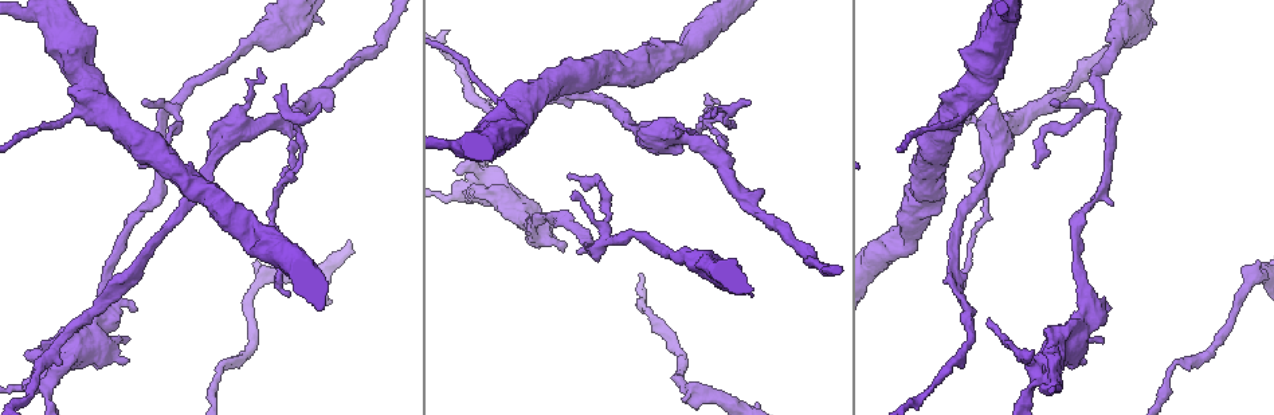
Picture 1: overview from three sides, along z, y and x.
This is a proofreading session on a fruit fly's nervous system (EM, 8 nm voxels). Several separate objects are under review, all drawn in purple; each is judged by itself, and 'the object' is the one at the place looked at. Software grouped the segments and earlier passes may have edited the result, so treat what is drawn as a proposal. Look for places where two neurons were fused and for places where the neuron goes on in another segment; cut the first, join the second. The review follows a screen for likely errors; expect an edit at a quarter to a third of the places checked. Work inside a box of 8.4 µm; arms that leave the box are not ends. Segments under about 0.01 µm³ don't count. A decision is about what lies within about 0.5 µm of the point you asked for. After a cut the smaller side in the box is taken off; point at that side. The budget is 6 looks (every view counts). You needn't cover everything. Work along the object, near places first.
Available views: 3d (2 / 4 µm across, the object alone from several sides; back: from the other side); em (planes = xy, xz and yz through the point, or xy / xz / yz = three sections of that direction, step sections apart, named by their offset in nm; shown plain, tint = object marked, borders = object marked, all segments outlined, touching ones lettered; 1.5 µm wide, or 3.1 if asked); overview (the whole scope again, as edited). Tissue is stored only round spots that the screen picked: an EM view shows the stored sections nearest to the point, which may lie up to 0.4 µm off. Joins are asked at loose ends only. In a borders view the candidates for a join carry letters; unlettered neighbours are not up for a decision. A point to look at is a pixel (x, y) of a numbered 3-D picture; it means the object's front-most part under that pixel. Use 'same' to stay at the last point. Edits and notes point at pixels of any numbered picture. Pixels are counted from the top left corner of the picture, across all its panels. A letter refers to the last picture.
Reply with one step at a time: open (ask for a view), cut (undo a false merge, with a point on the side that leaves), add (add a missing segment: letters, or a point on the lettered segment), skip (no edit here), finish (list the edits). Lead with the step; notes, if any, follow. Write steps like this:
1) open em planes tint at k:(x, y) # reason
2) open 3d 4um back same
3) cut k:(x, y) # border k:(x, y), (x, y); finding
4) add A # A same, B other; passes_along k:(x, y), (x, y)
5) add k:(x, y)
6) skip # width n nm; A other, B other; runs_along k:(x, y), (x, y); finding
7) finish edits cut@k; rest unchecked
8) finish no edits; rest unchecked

open 3d 2um at 1:(691, 131) # branch stops here

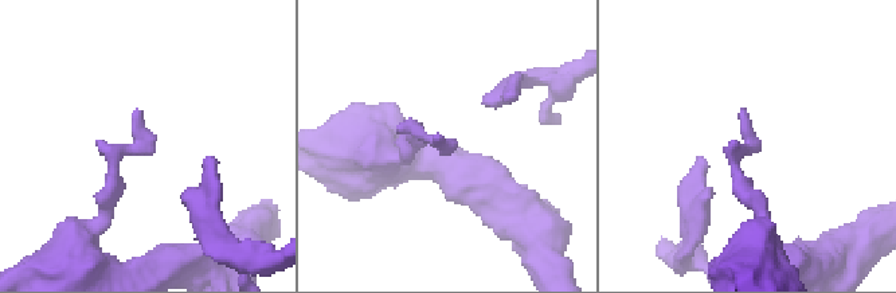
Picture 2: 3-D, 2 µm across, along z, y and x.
open em xz step 4 borders at 2:(748, 114) # need the tissue

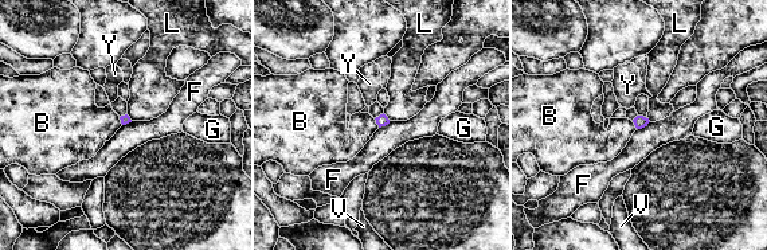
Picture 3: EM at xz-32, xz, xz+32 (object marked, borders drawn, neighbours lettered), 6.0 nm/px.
open em planes borders same # cut it another way

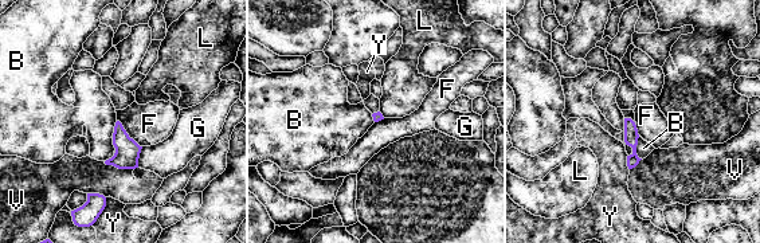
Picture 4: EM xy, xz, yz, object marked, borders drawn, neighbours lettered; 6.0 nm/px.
skip # B other, F other, G other, L other, V other, Y other; runs_along 4:(627, 121), (634, 148), (631, 164); no lettered segment goes on from it

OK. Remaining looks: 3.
open em yz step 8 tint at 1:(39, 355) # thick turns thin

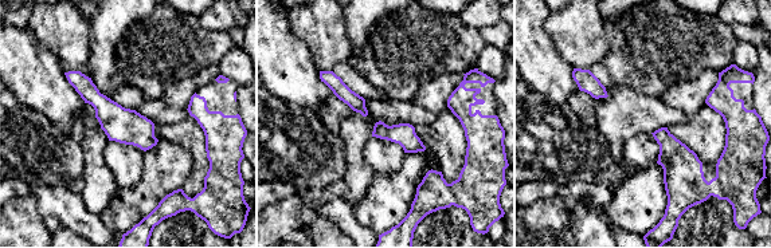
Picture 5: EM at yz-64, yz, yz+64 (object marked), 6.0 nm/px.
open em planes borders same # another direction

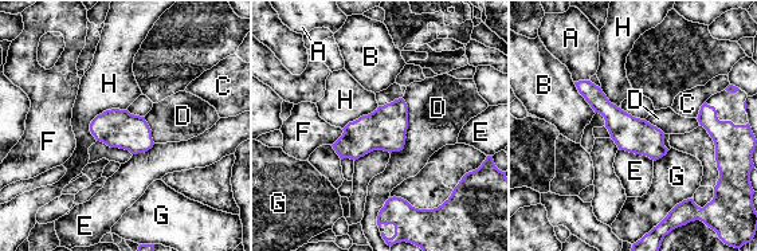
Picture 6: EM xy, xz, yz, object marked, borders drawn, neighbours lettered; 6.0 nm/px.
skip # width 220 nm; A other, B other, C other, D other, E other, F other, G other, H other; border 6:(126, 109), (99, 113), (94, 138); one neuron here

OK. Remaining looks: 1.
finish no edits; rest unchecked

